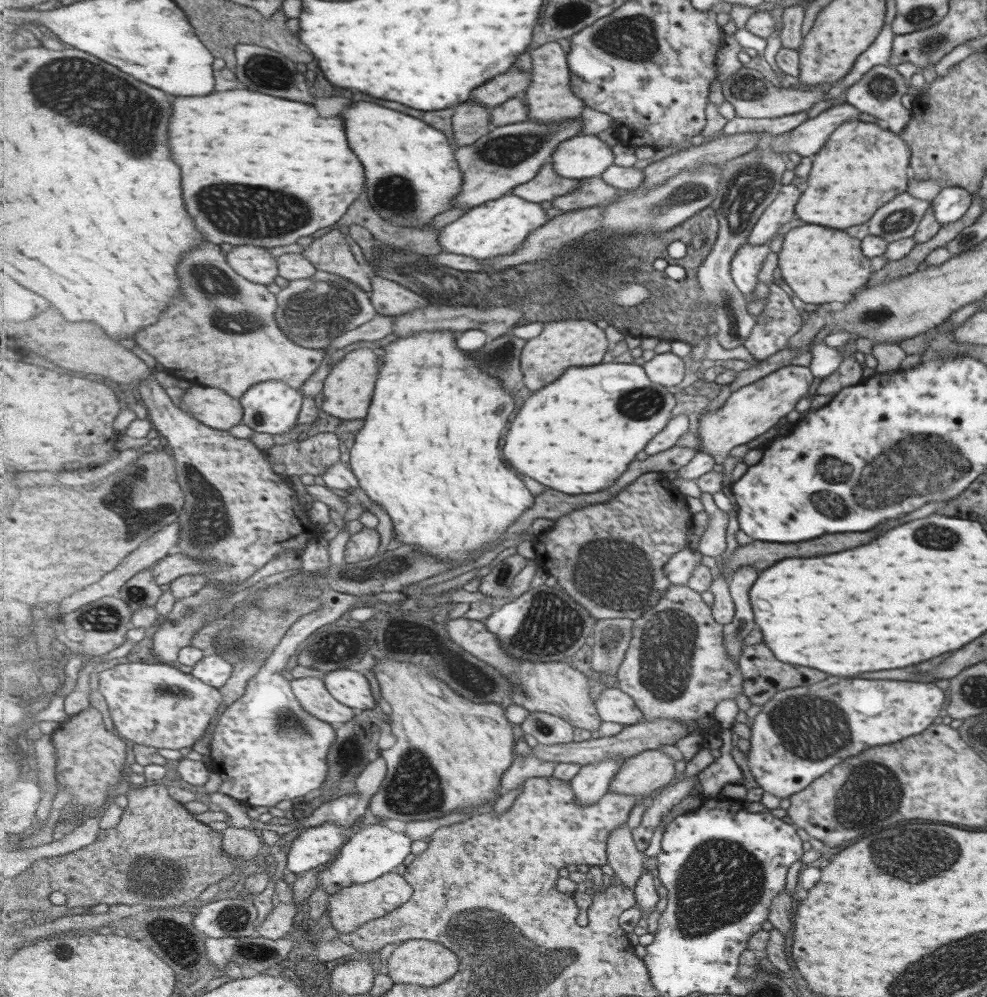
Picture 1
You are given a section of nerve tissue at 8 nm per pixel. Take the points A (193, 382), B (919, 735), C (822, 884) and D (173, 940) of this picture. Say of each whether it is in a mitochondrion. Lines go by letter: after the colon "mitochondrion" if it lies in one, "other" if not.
A: other
B: other
C: other
D: mitochondrion

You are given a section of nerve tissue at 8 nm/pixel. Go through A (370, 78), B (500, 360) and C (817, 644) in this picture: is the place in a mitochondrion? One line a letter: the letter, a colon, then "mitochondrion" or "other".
A: other
B: mitochondrion
C: other

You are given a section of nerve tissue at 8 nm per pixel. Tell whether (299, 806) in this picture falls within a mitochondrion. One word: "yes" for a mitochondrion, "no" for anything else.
no

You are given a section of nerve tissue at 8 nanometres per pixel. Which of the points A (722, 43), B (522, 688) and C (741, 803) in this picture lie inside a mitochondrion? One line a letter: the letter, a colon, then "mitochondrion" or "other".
A: other
B: mitochondrion
C: other

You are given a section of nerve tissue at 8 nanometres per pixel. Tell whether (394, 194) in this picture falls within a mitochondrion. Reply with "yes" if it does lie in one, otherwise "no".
yes

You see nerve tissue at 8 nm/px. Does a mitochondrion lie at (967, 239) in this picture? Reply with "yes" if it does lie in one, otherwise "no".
no

